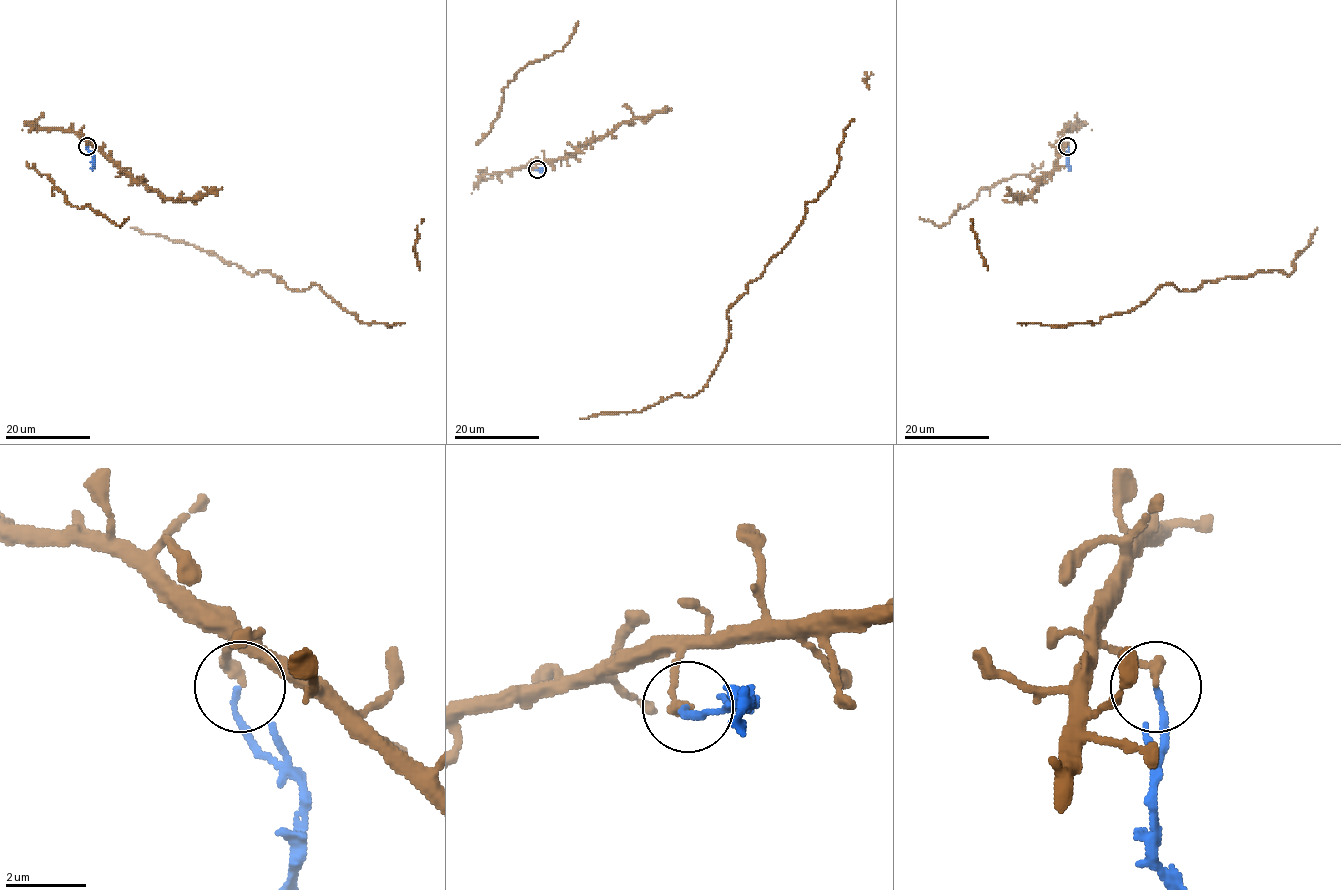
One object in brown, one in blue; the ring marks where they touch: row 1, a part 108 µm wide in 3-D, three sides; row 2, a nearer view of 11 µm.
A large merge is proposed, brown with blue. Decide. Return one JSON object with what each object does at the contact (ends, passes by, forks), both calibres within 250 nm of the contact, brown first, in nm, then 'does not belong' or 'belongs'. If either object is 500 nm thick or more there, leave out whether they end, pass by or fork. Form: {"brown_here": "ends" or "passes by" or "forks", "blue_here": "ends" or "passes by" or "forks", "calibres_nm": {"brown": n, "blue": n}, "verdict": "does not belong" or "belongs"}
{"brown_here": "ends", "blue_here": "ends", "calibres_nm": {"brown": 260, "blue": 120}, "verdict": "does not belong"}

